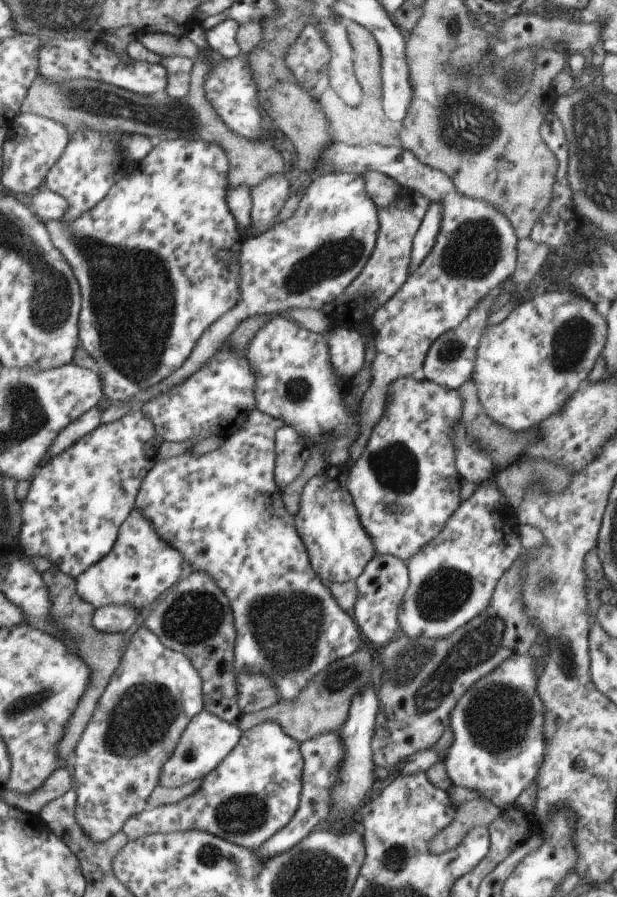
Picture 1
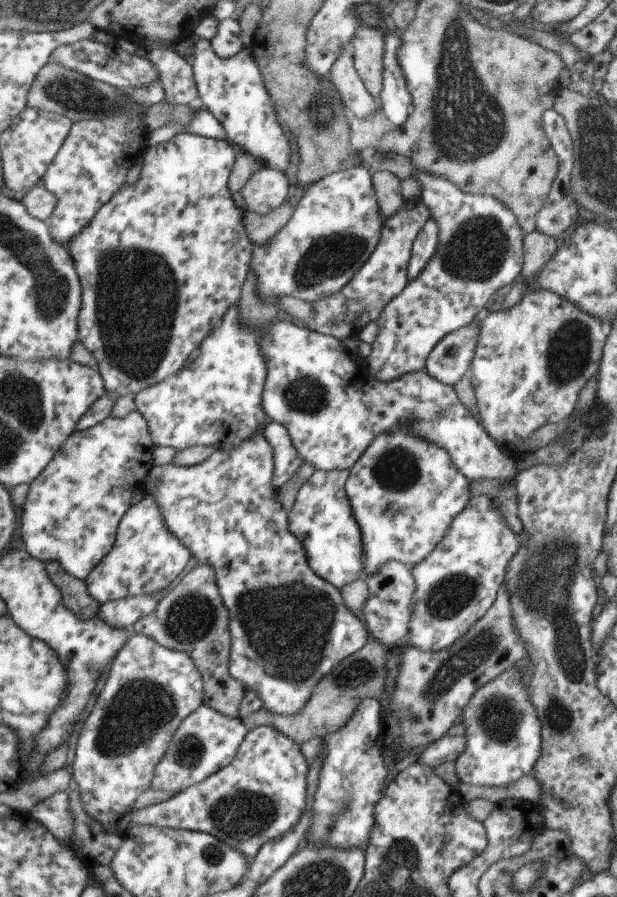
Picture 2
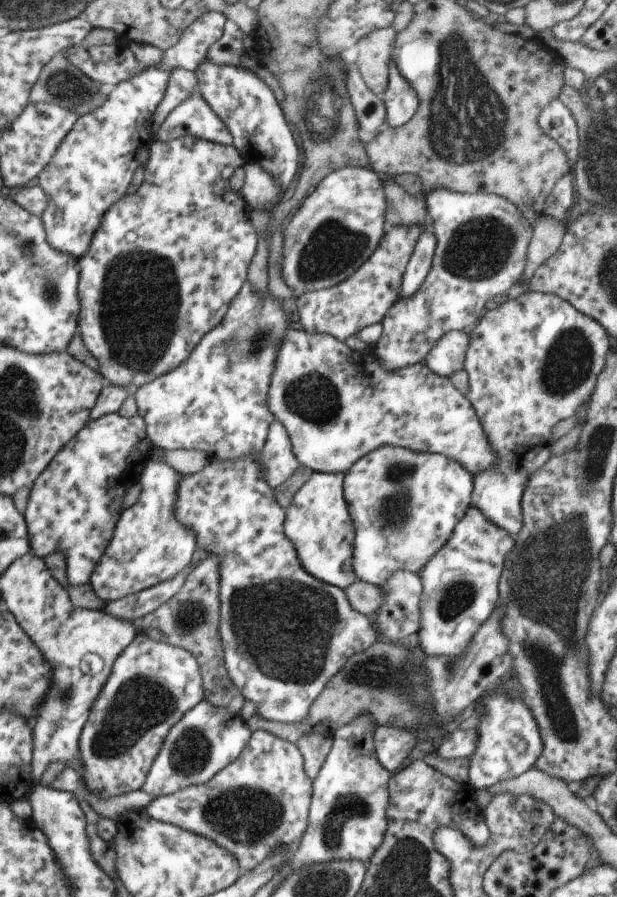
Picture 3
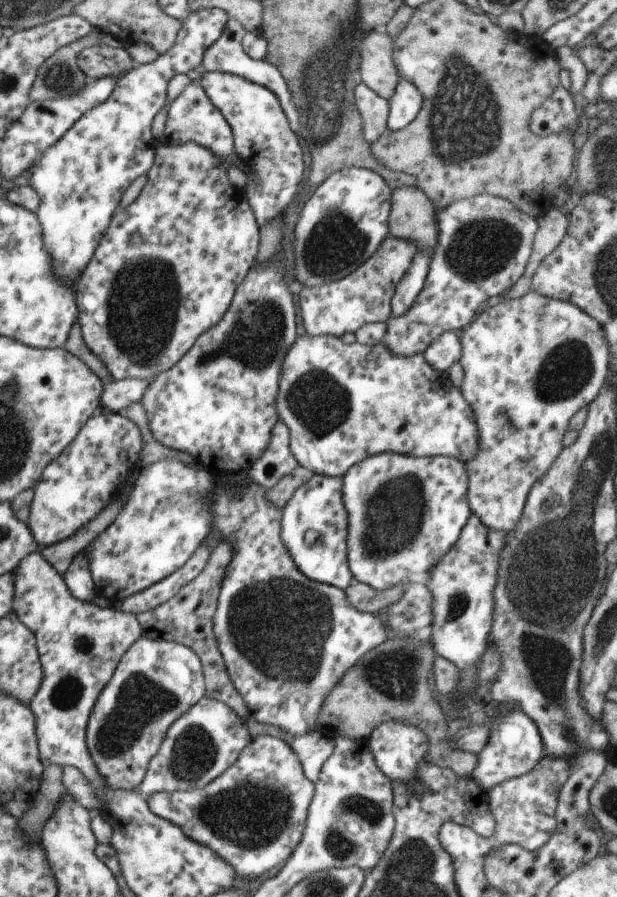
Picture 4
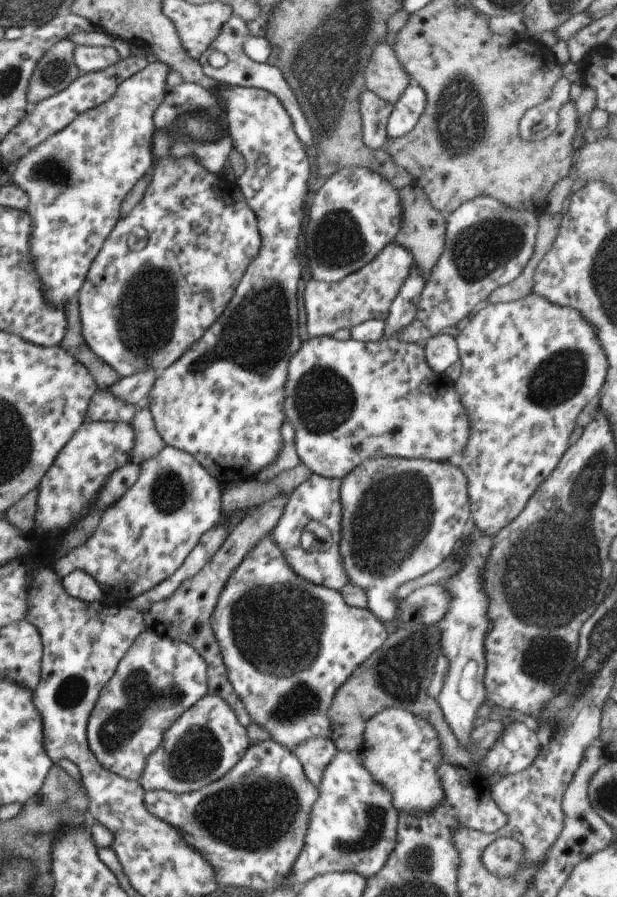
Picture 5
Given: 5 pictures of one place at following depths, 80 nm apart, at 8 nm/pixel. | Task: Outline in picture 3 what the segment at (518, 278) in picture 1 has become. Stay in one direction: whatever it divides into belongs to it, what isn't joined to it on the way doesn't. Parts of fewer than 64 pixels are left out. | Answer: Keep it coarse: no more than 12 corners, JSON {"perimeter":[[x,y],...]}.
{"perimeter":[[540,216],[532,224],[521,278],[561,244],[566,224]]}

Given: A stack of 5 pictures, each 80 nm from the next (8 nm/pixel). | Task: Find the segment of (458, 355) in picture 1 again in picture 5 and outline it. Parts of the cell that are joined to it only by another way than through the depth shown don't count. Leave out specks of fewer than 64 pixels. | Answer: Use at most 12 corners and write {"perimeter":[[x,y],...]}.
{"perimeter":[[431,336],[422,345],[425,364],[444,373],[458,358],[455,340]]}

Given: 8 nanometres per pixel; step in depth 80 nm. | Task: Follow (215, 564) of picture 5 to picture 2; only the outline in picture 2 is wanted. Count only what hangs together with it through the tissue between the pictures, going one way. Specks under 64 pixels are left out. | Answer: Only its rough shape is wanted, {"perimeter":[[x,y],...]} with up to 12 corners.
{"perimeter":[[197,564],[130,630],[188,654],[203,704],[240,718],[228,614]]}

